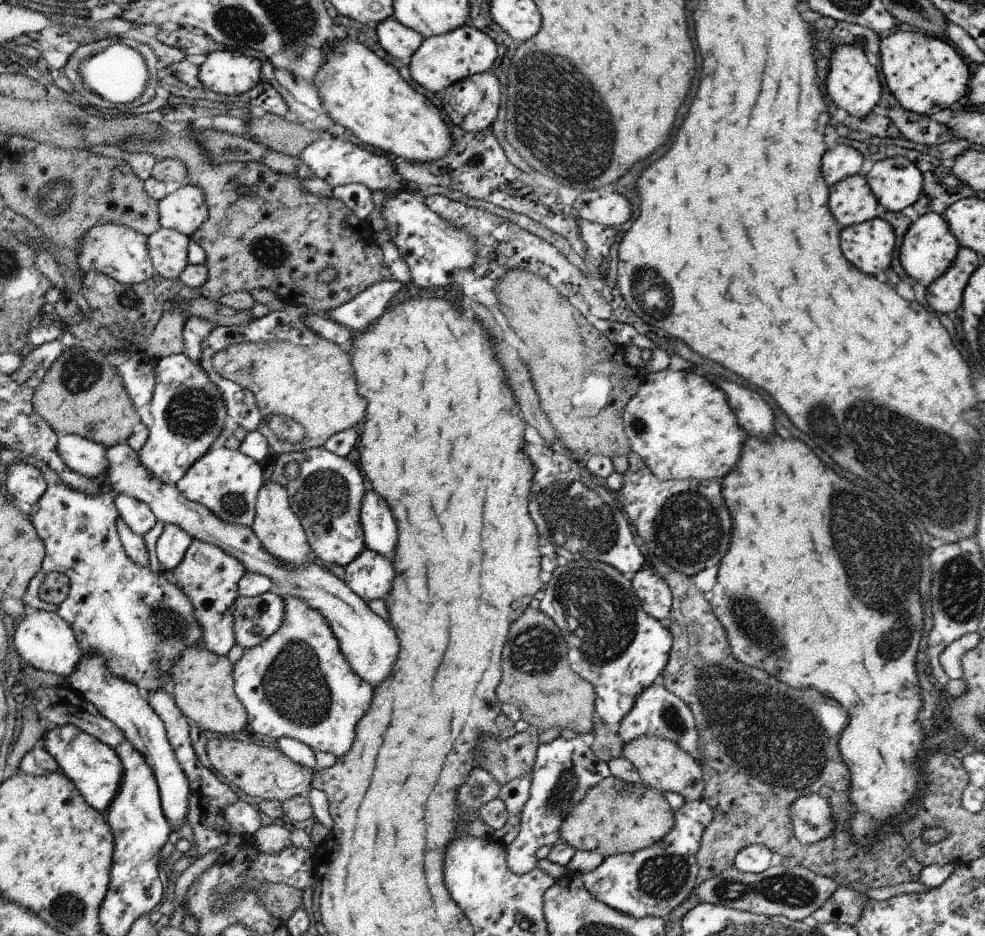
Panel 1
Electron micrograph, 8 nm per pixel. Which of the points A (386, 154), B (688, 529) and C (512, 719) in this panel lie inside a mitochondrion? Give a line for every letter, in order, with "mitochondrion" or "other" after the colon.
A: other
B: mitochondrion
C: other

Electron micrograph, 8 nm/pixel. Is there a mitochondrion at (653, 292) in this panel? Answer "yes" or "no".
yes

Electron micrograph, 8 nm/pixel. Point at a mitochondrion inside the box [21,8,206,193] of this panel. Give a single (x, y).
(67, 122)

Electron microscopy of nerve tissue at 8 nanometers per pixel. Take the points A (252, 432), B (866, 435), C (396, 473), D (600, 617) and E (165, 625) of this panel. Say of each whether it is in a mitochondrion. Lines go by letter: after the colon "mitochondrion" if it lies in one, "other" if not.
A: other
B: mitochondrion
C: other
D: mitochondrion
E: mitochondrion

